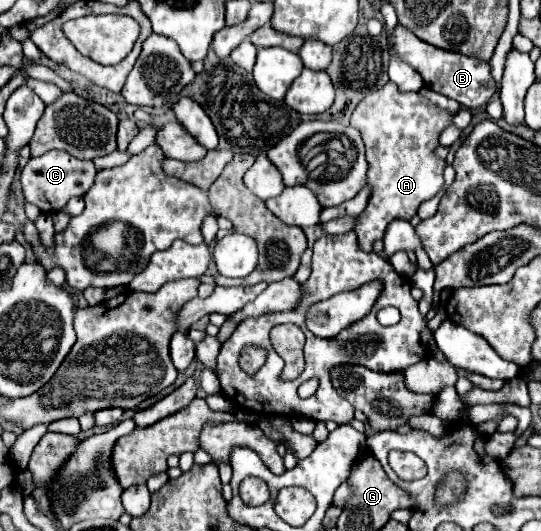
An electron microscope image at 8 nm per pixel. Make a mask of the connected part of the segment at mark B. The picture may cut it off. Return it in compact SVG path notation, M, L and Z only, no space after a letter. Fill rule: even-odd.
M398 24L394 28L394 32L390 34L390 48L402 62L410 64L422 76L424 84L430 90L456 100L462 108L468 108L468 110L482 108L490 102L490 98L494 94L494 80L490 76L490 64L488 62L480 62L476 58L468 58L468 56L462 56L456 52L436 48L432 44L426 44L420 38L416 38L402 24Z

